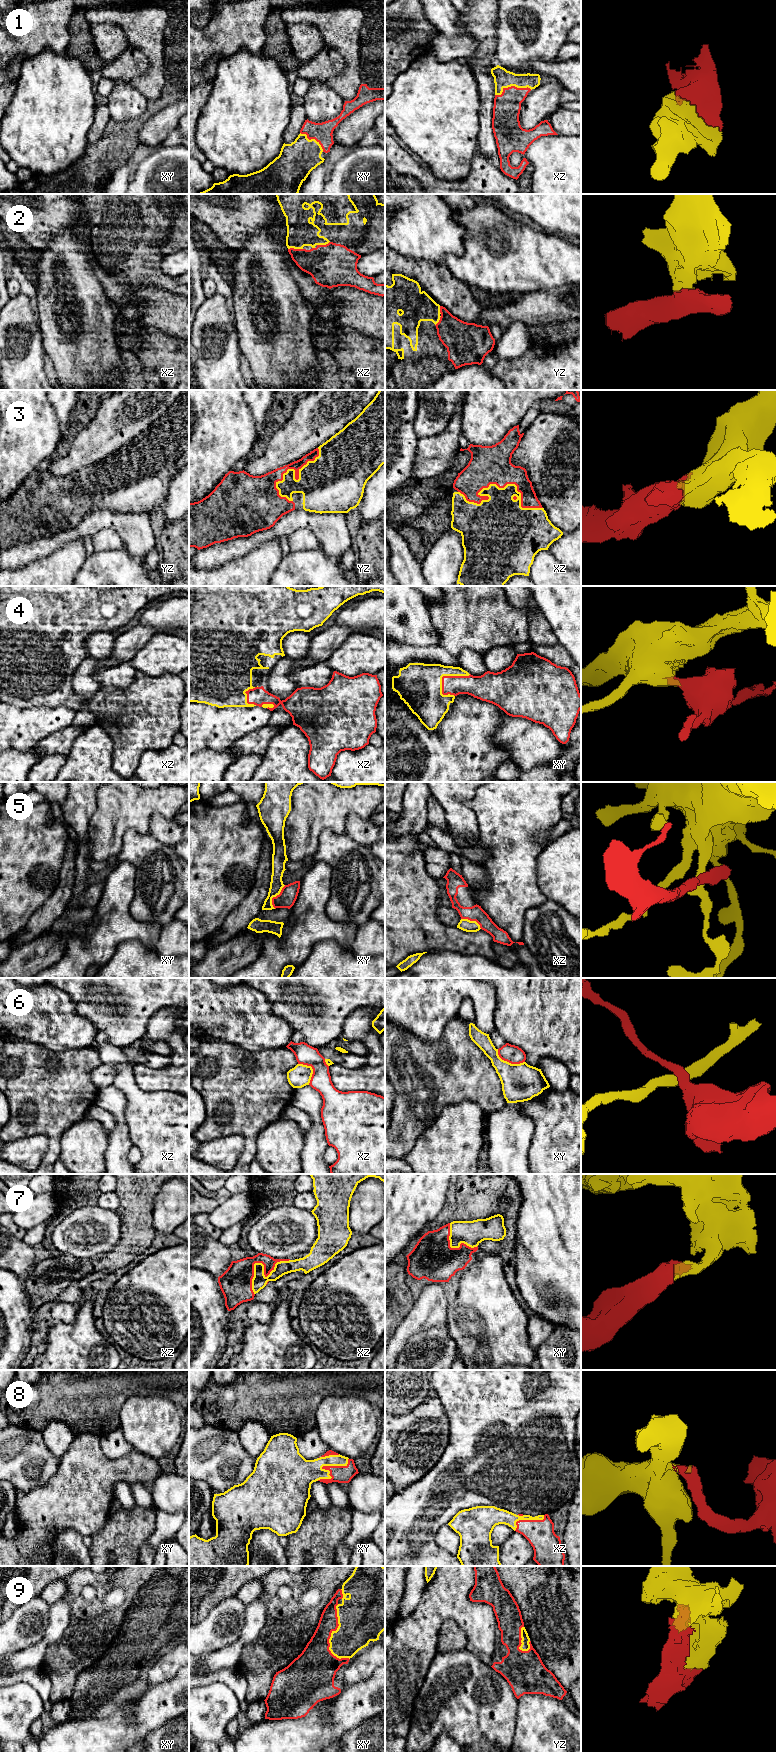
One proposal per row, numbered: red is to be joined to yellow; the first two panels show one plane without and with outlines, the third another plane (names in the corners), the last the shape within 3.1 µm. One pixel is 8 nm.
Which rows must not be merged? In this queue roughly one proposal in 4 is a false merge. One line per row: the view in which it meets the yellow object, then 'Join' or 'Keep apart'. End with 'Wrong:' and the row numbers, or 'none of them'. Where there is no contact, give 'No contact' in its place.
1: Touches yellow in xz. Join
2: Touches yellow in xz. Join
3: Touches yellow in xz. Join
4: Touches yellow in xy. Join
5: Touches yellow in xy. Keep apart
6: Touches yellow in xy. Keep apart
7: Touches yellow in xz. Join
8: Touches yellow in xy. Join
9: Touches yellow in xy. Join
Wrong: 5, 6

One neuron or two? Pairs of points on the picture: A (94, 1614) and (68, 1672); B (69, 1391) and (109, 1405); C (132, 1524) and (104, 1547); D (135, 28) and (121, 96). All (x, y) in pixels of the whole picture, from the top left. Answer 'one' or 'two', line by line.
A: one
B: one
C: one
D: two

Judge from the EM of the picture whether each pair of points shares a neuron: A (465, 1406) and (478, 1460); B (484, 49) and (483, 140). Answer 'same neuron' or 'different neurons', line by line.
A: same neuron
B: same neuron

